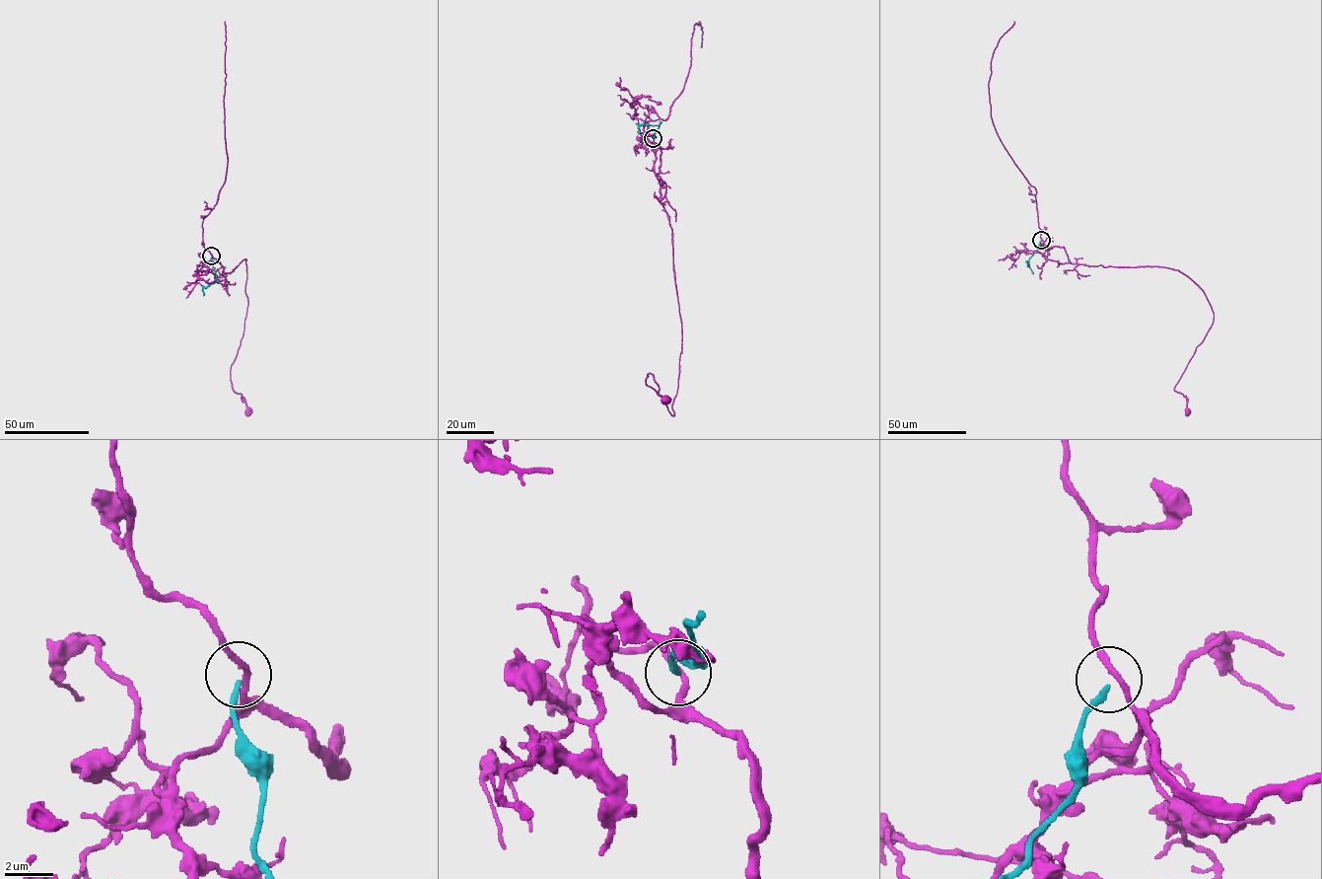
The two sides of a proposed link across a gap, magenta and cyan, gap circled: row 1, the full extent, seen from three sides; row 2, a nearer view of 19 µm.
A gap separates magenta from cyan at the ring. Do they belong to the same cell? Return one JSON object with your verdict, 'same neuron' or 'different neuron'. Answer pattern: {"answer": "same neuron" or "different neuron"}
{"answer": "different neuron"}

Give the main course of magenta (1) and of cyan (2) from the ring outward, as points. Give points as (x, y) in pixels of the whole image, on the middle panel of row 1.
1: (653, 138), (661, 150), (657, 174), (672, 230), (681, 330), (673, 415), (645, 380), (652, 374), (664, 399)
2: (653, 138), (659, 125), (641, 124), (638, 134)

